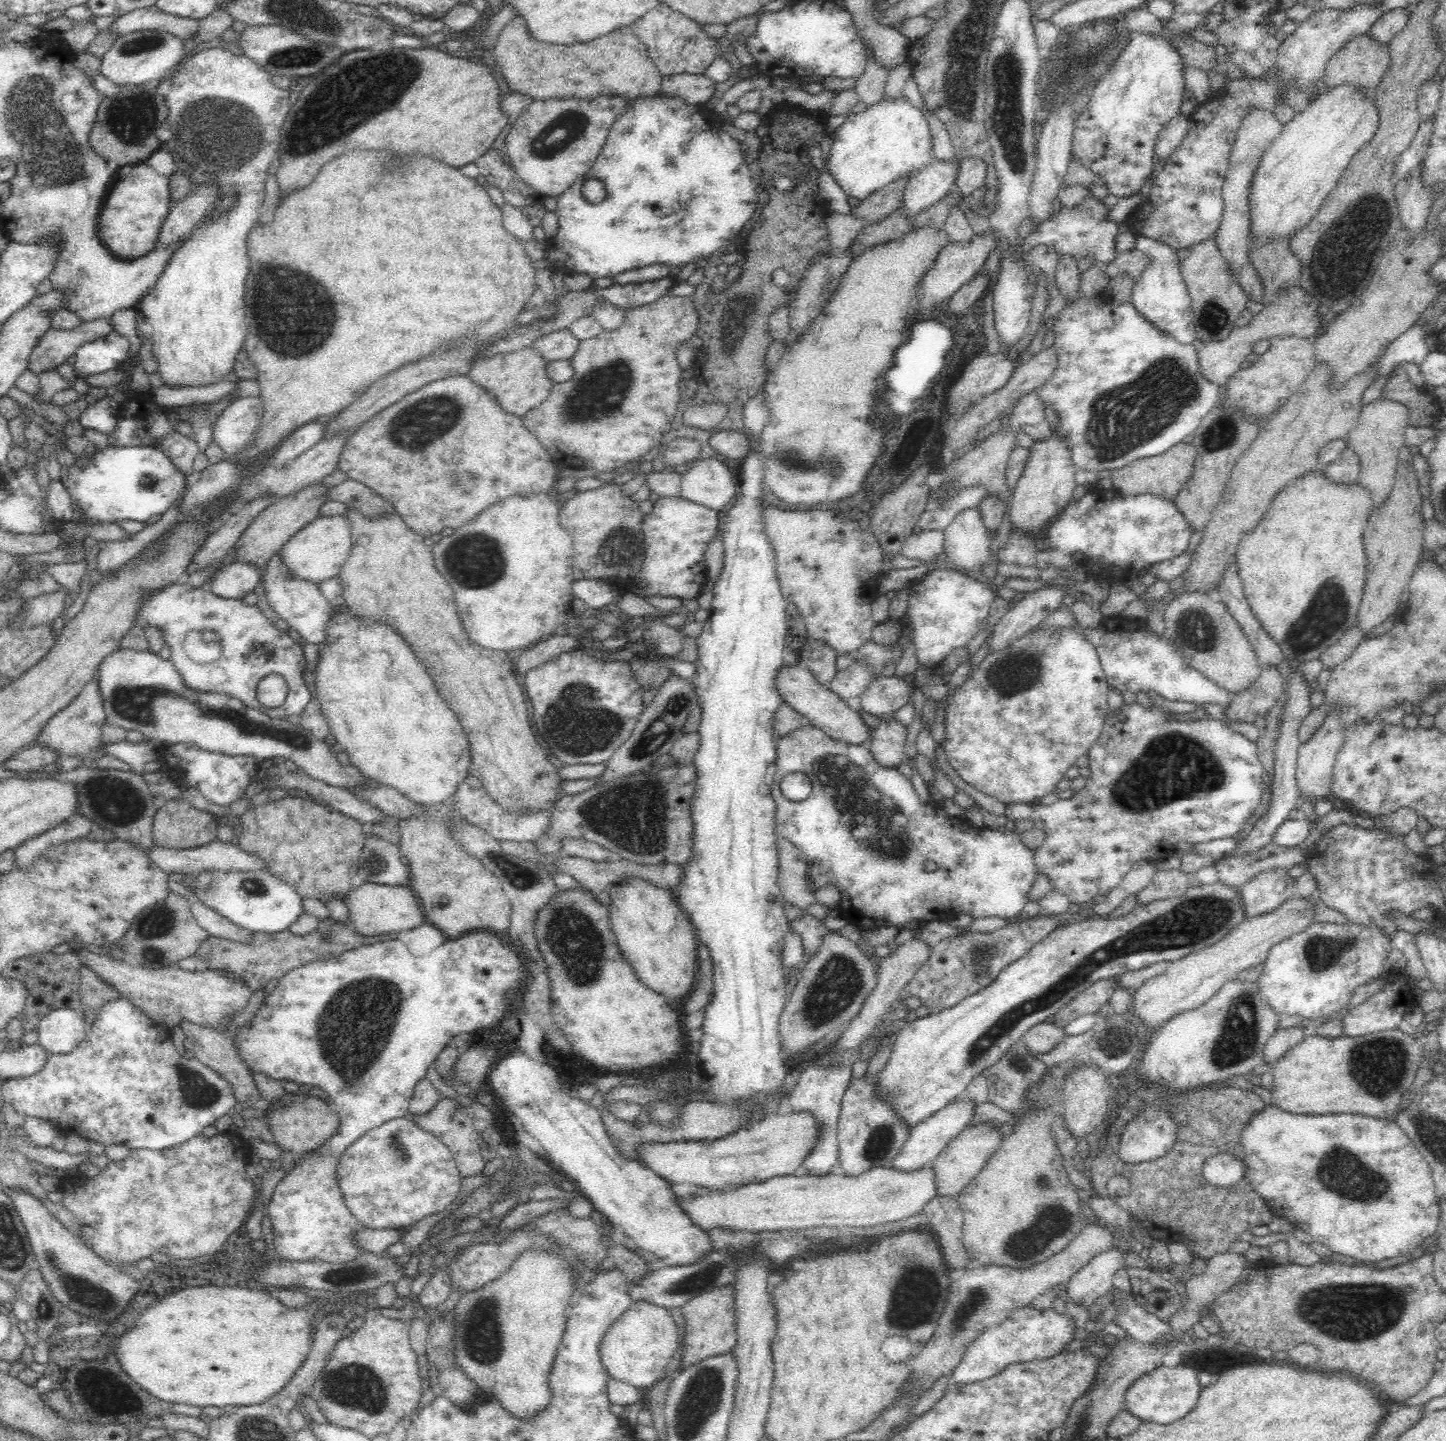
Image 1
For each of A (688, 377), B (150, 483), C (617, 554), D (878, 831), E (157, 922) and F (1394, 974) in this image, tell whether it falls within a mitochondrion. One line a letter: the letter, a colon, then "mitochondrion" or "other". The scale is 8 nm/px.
A: other
B: other
C: mitochondrion
D: mitochondrion
E: mitochondrion
F: other

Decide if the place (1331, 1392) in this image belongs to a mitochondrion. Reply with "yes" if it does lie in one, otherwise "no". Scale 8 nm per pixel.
no

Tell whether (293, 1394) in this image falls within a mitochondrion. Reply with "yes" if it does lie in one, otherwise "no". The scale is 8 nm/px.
no

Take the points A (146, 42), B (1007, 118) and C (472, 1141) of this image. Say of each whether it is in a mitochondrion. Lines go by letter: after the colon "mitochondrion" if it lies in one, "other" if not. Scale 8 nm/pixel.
A: mitochondrion
B: mitochondrion
C: other

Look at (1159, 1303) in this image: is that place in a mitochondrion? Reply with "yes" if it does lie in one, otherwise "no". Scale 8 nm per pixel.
no

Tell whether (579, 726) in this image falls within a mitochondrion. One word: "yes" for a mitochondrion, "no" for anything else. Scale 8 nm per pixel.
yes

